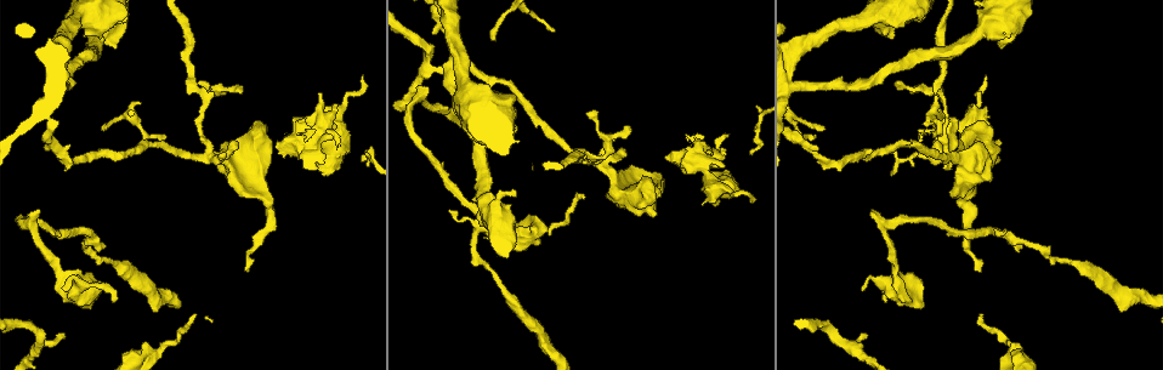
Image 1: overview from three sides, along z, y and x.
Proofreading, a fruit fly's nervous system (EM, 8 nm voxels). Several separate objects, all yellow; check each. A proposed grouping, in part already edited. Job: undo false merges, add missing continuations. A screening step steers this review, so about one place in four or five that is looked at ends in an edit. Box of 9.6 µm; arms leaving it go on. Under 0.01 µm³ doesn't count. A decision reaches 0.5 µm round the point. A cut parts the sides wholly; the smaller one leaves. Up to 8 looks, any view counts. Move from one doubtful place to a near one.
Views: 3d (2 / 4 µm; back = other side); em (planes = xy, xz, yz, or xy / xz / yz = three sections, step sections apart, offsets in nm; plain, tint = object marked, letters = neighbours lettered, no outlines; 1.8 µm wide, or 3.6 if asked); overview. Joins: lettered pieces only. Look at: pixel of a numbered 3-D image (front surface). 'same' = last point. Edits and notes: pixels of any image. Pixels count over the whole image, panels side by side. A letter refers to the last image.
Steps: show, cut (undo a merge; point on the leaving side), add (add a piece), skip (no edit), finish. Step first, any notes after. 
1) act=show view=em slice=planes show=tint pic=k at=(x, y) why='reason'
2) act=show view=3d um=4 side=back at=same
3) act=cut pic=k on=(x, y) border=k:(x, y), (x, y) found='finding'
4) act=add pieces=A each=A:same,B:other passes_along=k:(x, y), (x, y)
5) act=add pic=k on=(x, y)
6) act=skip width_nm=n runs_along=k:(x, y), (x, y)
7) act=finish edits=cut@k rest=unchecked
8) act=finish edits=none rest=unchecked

act=show view=em slice=planes show=letters pic=1 at=(910, 92) why='tapers out'

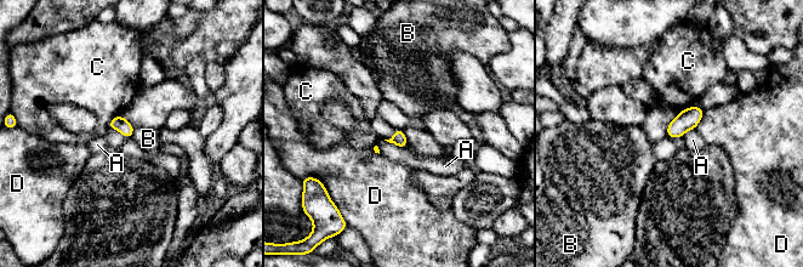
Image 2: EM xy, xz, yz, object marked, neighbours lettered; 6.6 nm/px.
act=skip each=A:other,B:other,C:other,D:other border=2:(403, 131), (408, 145) found='no lettered piece goes on from it'

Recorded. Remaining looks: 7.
act=show view=3d um=4 pic=1 at=(102, 36) why='stops while still wide'

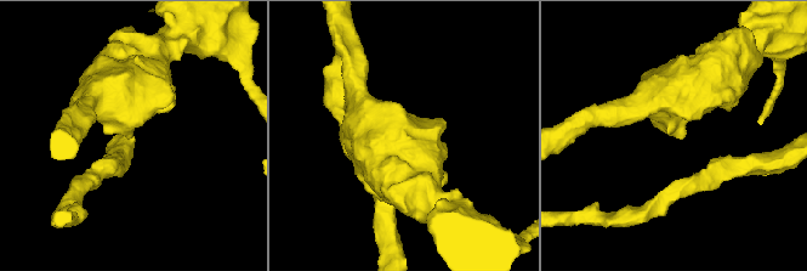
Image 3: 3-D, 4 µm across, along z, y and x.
act=show view=em um=3.6 slice=planes show=letters pic=3 at=(685, 131) why='need the tissue'

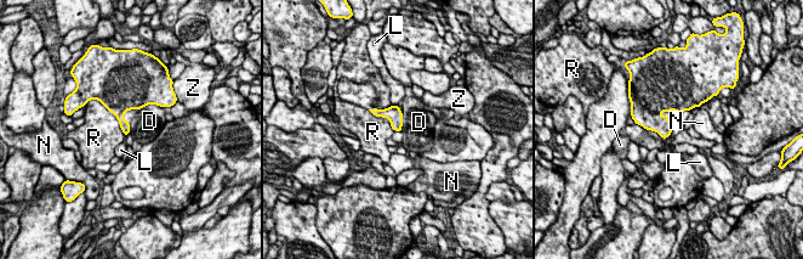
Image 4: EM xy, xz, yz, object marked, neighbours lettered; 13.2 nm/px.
act=skip each=D:other,L:other,N:other,R:other,Z:other border=4:(161, 106), (146, 105), (137, 111) found='no lettered piece goes on from it'

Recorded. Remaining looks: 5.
act=show view=3d um=2 side=back pic=1 at=(476, 221) why='branch point'

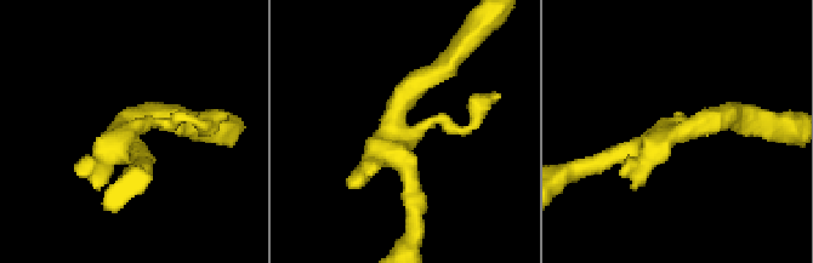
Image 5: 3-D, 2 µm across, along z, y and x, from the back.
act=show view=em slice=xy step=4 show=plain pic=5 at=(393, 130)

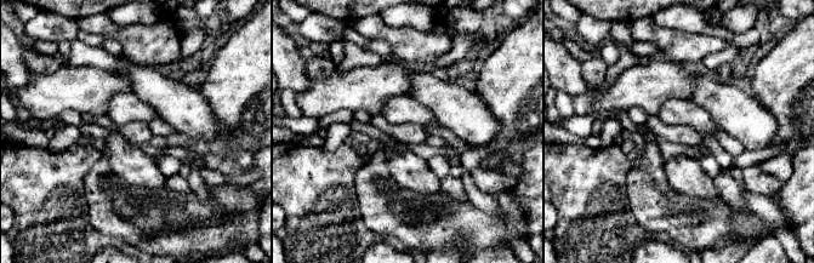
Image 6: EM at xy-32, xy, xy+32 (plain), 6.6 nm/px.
act=show view=em slice=xy step=4 show=letters at=same why='what lies round it'

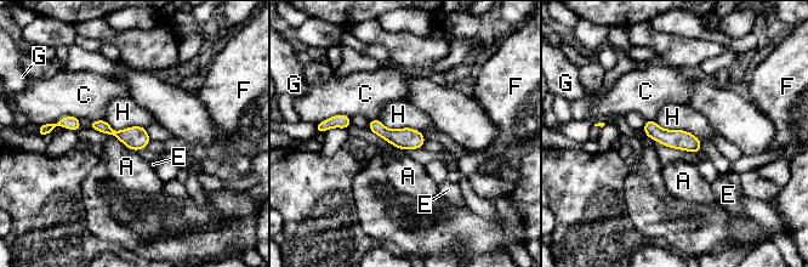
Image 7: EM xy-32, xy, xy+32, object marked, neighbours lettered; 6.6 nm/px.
act=skip width_nm=130 each=A:other,C:other,E:other,F:other,G:other,H:other runs_along=7:(647, 128), (696, 149) found='all the same cell'

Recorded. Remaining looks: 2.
act=finish edits=none rest=unchecked

